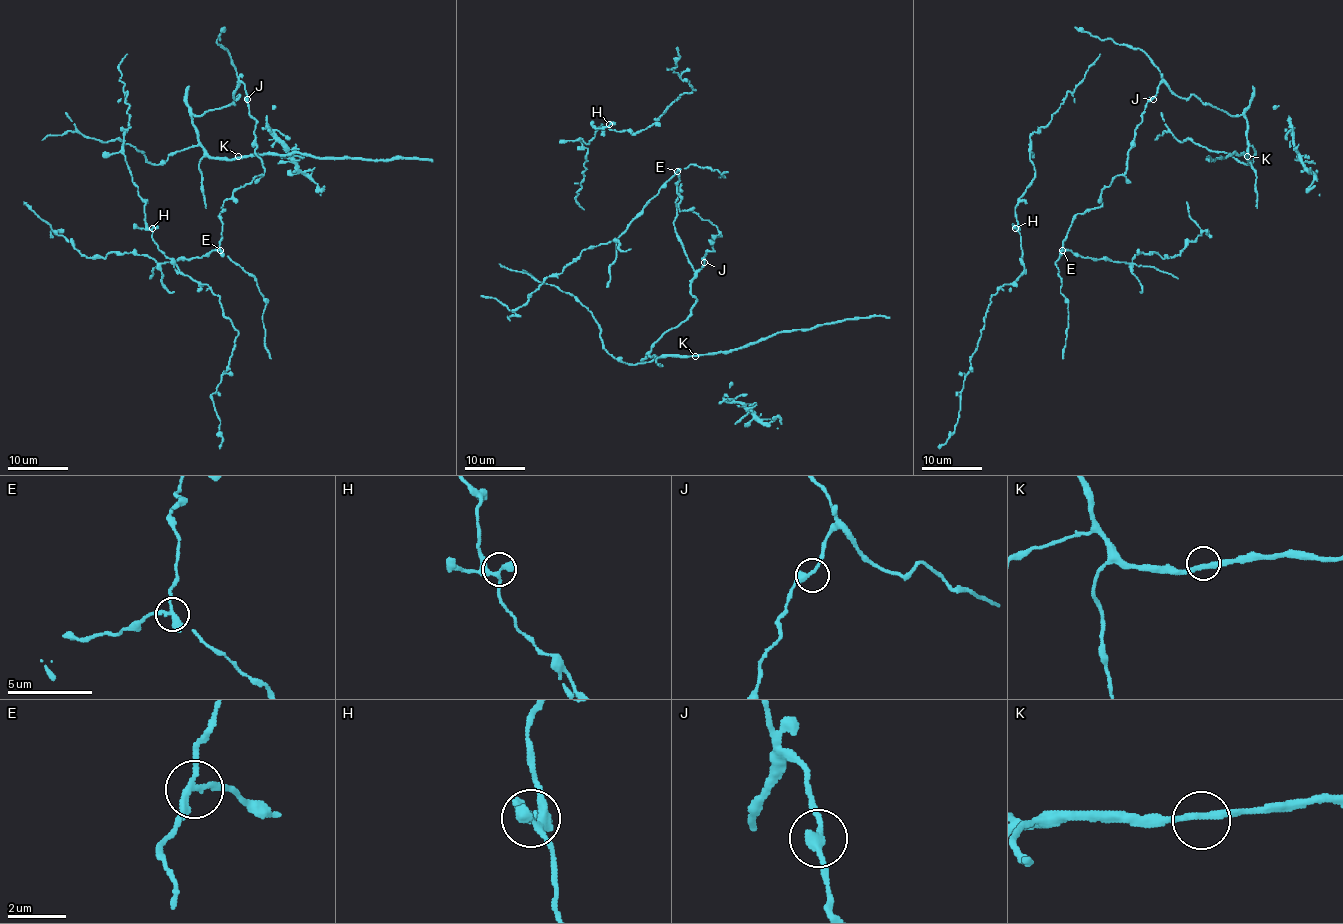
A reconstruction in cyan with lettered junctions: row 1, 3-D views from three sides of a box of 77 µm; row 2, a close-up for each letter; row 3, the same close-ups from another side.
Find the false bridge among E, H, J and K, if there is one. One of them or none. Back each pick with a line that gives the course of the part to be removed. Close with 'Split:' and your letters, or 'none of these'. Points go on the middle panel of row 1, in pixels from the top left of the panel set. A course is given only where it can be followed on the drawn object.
E: Course of the part to remove: (677, 172), (616, 240), (584, 249), (560, 273), (550, 275), (528, 299), (510, 311), (495, 299), (480, 296)
Split: E

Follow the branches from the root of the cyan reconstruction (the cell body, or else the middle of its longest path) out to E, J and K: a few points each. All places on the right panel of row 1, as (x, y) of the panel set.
E: (1119, 174), (1101, 193), (1101, 206), (1085, 209), (1075, 217), (1063, 242), (1063, 250)
J: (1119, 174), (1126, 170), (1134, 129), (1141, 121), (1144, 106), (1153, 99)
K: (1119, 174), (1126, 170), (1144, 106), (1163, 82), (1181, 97), (1194, 94), (1241, 115), (1247, 124), (1247, 156)

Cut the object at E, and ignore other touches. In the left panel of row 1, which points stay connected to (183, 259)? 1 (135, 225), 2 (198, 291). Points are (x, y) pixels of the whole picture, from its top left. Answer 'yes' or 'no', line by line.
1: no
2: no

